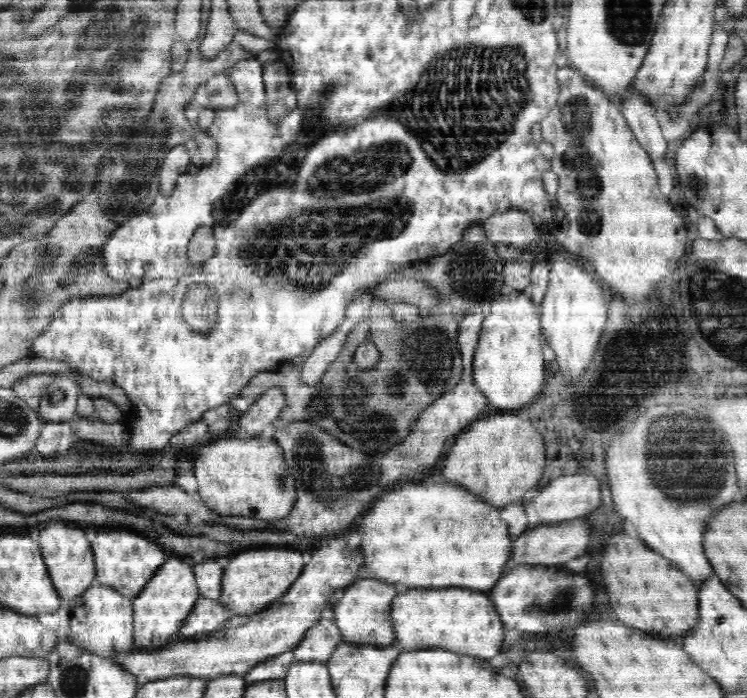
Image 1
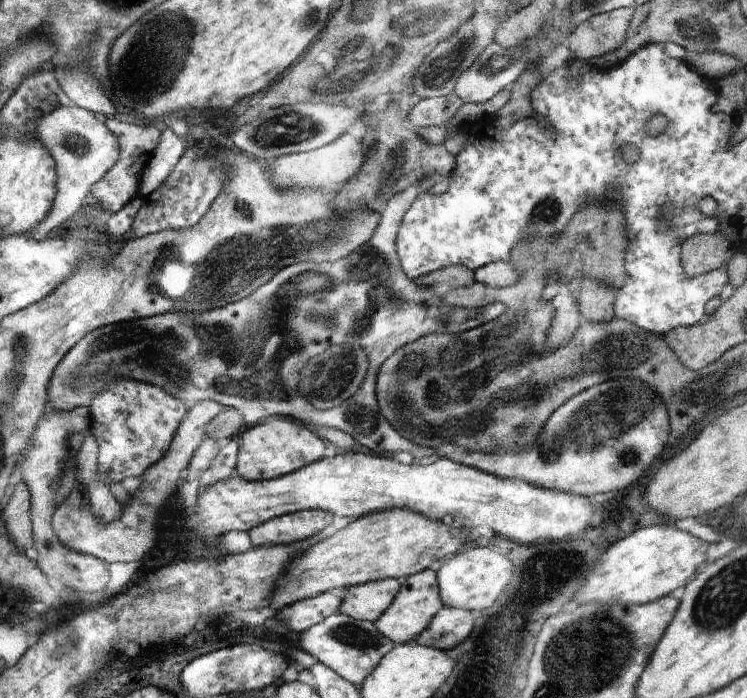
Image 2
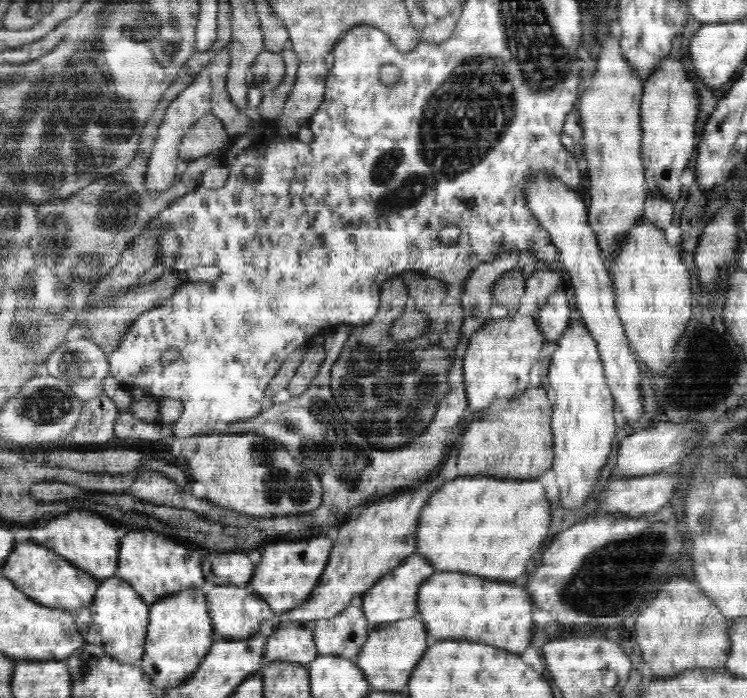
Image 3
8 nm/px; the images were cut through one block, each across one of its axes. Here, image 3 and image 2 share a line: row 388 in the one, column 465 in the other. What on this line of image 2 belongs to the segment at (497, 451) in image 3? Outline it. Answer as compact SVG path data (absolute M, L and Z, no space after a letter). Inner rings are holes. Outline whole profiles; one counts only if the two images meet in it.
M390 510L386 512L374 512L364 515L360 519L346 521L342 528L312 546L302 547L297 556L294 556L293 564L290 564L286 576L278 582L273 595L274 604L269 607L274 610L282 609L282 606L290 606L302 600L313 599L314 596L323 595L330 589L357 587L358 584L366 584L382 579L399 579L418 575L418 572L436 567L442 561L456 554L456 551L466 542L470 536L464 528L452 529L444 522L430 520L412 510Z

